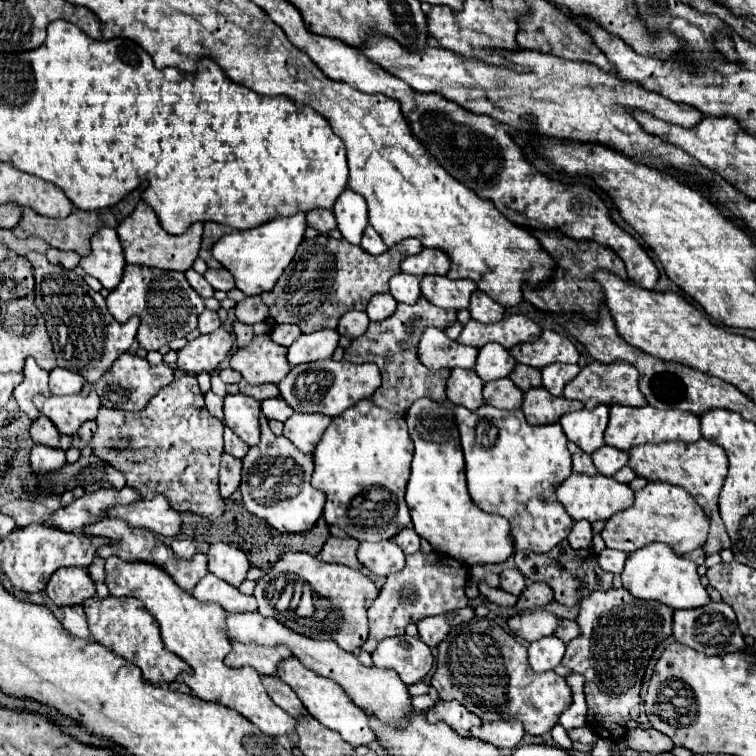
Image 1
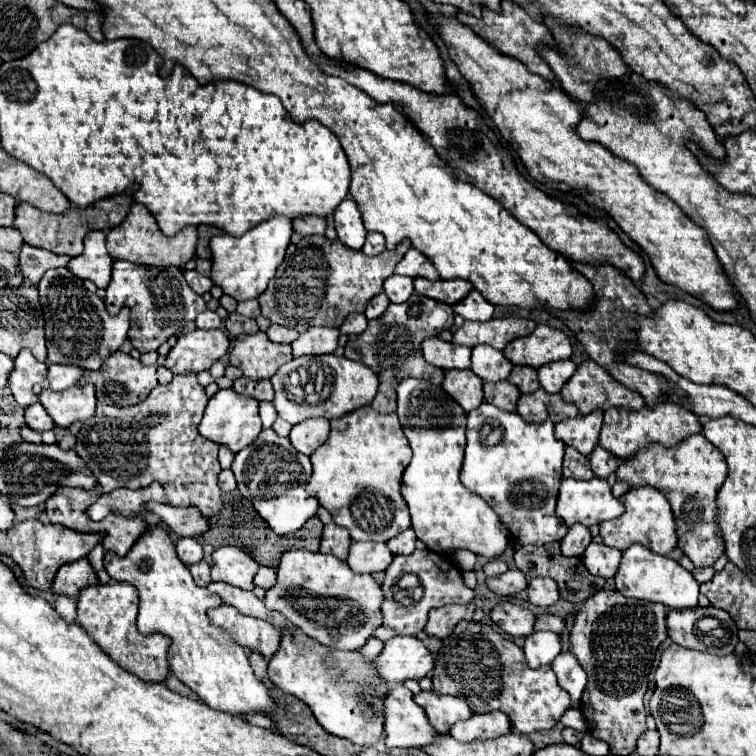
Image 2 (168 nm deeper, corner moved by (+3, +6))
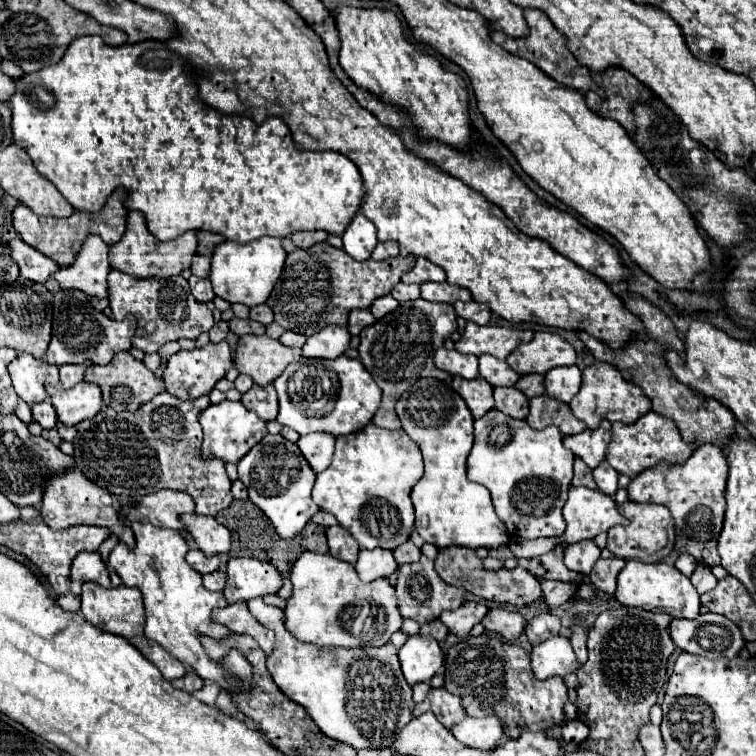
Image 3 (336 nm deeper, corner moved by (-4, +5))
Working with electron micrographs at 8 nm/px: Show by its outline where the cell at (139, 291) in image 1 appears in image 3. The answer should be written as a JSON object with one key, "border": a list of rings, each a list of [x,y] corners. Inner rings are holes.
{"border":[[[112,270],[108,274],[108,286],[110,286],[110,308],[114,318],[124,314],[134,314],[138,320],[138,330],[134,338],[134,348],[142,350],[144,354],[158,352],[160,346],[164,346],[170,340],[180,338],[198,338],[200,332],[208,332],[214,326],[212,312],[204,302],[196,302],[192,298],[188,280],[182,276],[170,276],[170,278],[134,278],[126,272]]]}

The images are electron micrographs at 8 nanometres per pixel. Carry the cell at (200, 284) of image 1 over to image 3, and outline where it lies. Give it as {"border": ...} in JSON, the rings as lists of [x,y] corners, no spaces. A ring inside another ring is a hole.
{"border":[[[190,276],[188,278],[190,282],[190,290],[192,290],[192,296],[200,302],[210,302],[214,300],[214,290],[212,290],[212,284],[208,278],[196,278],[196,276]]]}

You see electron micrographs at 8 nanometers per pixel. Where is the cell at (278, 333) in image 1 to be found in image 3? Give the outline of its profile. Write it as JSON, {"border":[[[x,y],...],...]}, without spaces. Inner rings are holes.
{"border":[[[284,332],[284,334],[280,336],[280,342],[282,342],[284,346],[304,346],[306,336],[304,336],[304,334],[296,334],[296,332]]]}

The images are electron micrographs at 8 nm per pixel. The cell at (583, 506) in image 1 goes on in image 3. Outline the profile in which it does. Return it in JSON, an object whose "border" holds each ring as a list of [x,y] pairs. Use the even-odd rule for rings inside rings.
{"border":[[[584,486],[570,488],[562,514],[566,520],[566,532],[562,534],[564,544],[576,544],[586,538],[594,538],[616,524],[628,522],[618,512],[618,504],[612,496]]]}

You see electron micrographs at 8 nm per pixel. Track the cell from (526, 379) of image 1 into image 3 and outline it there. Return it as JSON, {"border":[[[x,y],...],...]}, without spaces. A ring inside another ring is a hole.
{"border":[[[524,374],[518,378],[518,382],[514,384],[520,392],[524,392],[528,398],[540,396],[544,394],[544,376],[540,374]]]}

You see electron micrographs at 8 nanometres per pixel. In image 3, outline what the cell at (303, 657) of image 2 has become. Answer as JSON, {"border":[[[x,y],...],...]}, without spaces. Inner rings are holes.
{"border":[[[262,598],[246,600],[246,606],[248,606],[250,614],[260,624],[264,624],[266,628],[276,632],[276,646],[266,662],[276,686],[290,700],[302,704],[326,736],[330,736],[338,742],[350,744],[356,750],[360,750],[360,748],[388,748],[394,744],[396,732],[410,720],[410,714],[412,714],[412,686],[402,676],[400,662],[398,662],[398,650],[392,644],[386,644],[382,648],[362,646],[356,650],[304,644],[302,640],[298,640],[284,628],[284,612],[280,608],[268,606]]]}

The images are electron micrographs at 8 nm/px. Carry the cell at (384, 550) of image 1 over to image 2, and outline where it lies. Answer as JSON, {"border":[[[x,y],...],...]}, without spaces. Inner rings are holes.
{"border":[[[353,543],[349,551],[349,567],[353,573],[379,573],[385,571],[393,555],[385,543]]]}

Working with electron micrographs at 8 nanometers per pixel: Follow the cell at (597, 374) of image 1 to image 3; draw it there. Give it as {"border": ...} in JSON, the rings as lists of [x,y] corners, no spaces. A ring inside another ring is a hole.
{"border":[[[594,362],[582,372],[582,388],[572,398],[570,410],[578,420],[586,422],[588,428],[596,428],[602,418],[608,418],[610,422],[632,422],[640,418],[650,410],[650,400],[636,384],[626,382],[616,366],[608,362]]]}

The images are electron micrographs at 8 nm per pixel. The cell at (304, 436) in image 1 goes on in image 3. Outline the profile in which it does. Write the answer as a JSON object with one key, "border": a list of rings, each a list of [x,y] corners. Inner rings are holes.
{"border":[[[312,432],[302,436],[296,444],[302,450],[304,458],[312,466],[314,472],[322,472],[326,466],[330,466],[332,454],[334,454],[334,440],[328,432]]]}

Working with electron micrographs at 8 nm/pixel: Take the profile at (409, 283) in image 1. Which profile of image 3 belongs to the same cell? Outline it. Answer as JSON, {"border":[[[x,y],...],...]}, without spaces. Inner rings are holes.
{"border":[[[400,282],[396,288],[392,288],[392,296],[394,296],[398,302],[418,300],[418,298],[420,298],[420,286],[418,286],[418,284],[404,284],[404,282]]]}

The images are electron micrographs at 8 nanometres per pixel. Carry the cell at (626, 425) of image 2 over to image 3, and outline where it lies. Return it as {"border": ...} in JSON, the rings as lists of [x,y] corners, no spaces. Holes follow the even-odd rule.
{"border":[[[648,412],[640,416],[632,424],[624,422],[614,422],[612,424],[612,440],[608,444],[608,454],[606,460],[612,464],[614,470],[620,474],[626,474],[628,478],[634,478],[642,470],[658,464],[658,462],[684,462],[690,454],[694,452],[694,442],[684,442],[680,436],[680,430],[672,418],[660,416],[656,412]]]}

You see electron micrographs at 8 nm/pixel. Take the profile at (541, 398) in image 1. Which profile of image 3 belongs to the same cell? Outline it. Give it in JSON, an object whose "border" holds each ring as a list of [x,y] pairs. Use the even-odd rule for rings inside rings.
{"border":[[[542,394],[542,396],[536,396],[530,400],[530,414],[526,418],[526,422],[540,430],[544,426],[558,426],[560,432],[566,436],[566,434],[578,434],[580,430],[586,428],[584,422],[580,422],[568,404],[560,402],[560,400],[554,400],[552,396],[548,394]]]}

